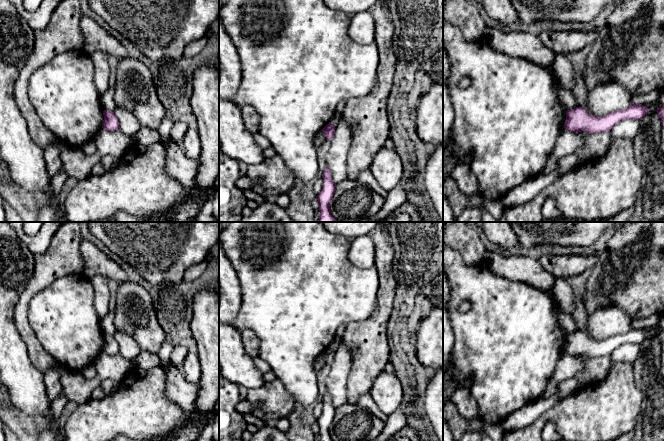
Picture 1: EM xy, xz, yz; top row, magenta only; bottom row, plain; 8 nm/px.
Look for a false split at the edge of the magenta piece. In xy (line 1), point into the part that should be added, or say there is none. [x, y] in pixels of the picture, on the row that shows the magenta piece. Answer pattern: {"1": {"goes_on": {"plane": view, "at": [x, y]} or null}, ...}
{"1": {"goes_on": null}}

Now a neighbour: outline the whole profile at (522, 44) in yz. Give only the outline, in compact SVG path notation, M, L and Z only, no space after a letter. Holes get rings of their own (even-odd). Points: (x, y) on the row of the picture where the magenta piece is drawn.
M486 27L483 37L499 52L522 57L544 67L551 66L555 60L556 54L543 45L539 36L534 36L525 30L506 32Z

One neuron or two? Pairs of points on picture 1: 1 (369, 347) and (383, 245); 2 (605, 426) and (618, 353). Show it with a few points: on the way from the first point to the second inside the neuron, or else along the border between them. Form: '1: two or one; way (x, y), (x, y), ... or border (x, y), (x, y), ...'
1: one; way (377, 322), (384, 306), (384, 270)
2: two; border (612, 361), (630, 361), (632, 363)

